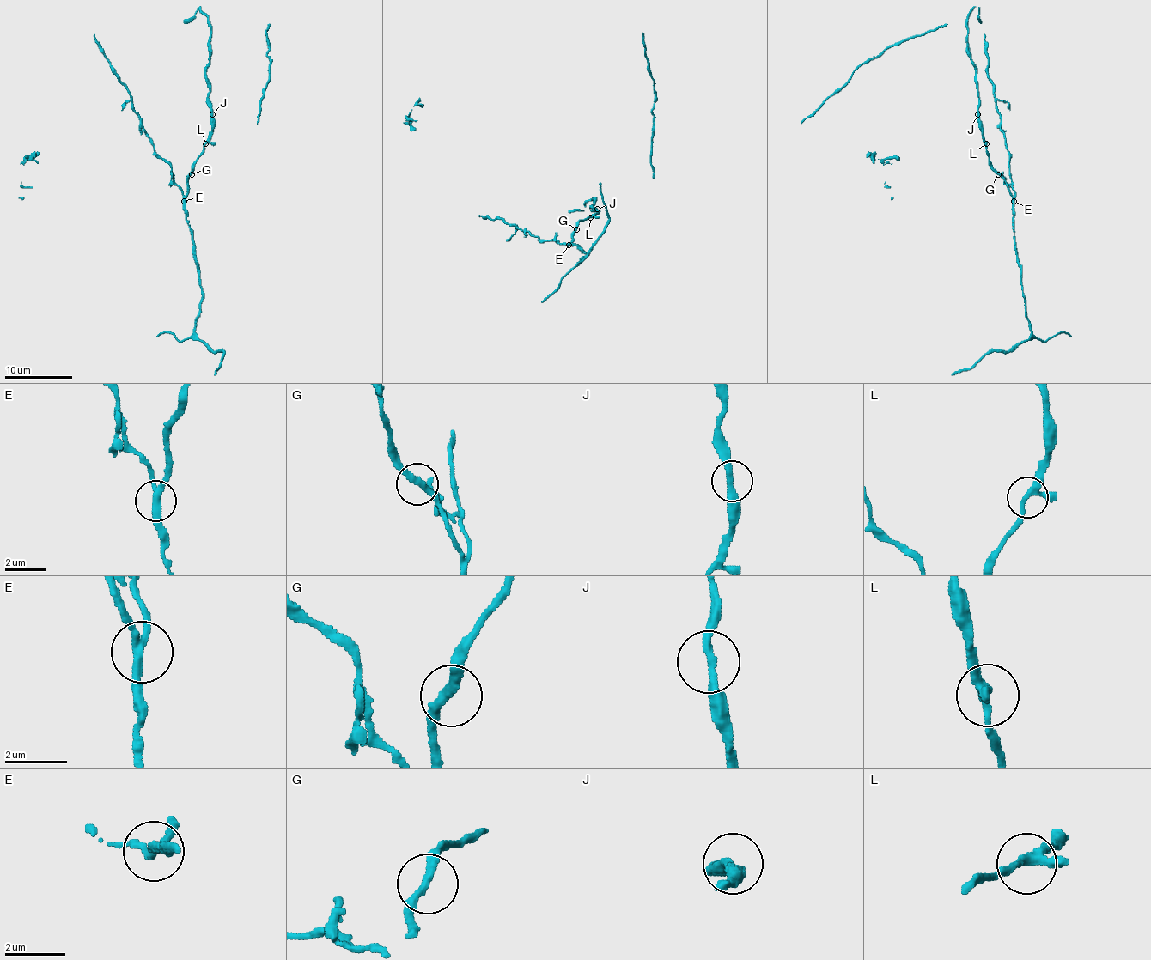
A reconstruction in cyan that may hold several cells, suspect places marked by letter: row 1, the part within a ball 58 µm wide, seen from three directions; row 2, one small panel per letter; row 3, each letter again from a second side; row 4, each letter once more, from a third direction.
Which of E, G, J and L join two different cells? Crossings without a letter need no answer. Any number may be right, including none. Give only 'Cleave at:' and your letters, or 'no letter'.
Cleave at: E

